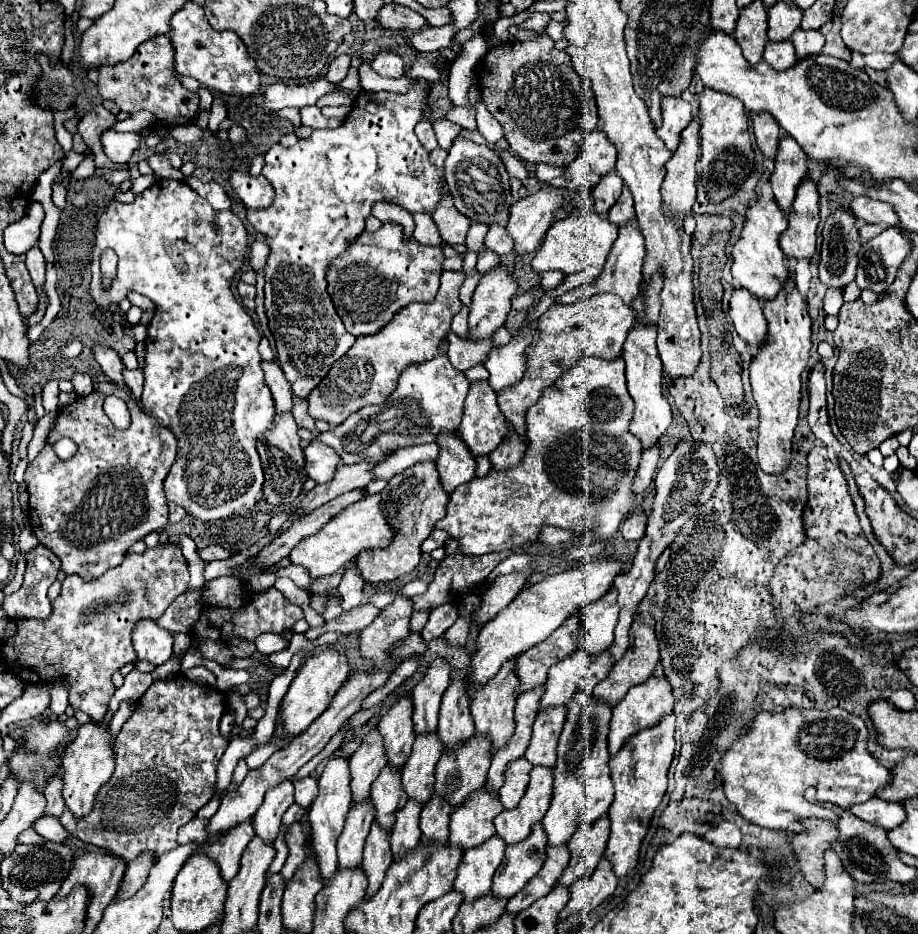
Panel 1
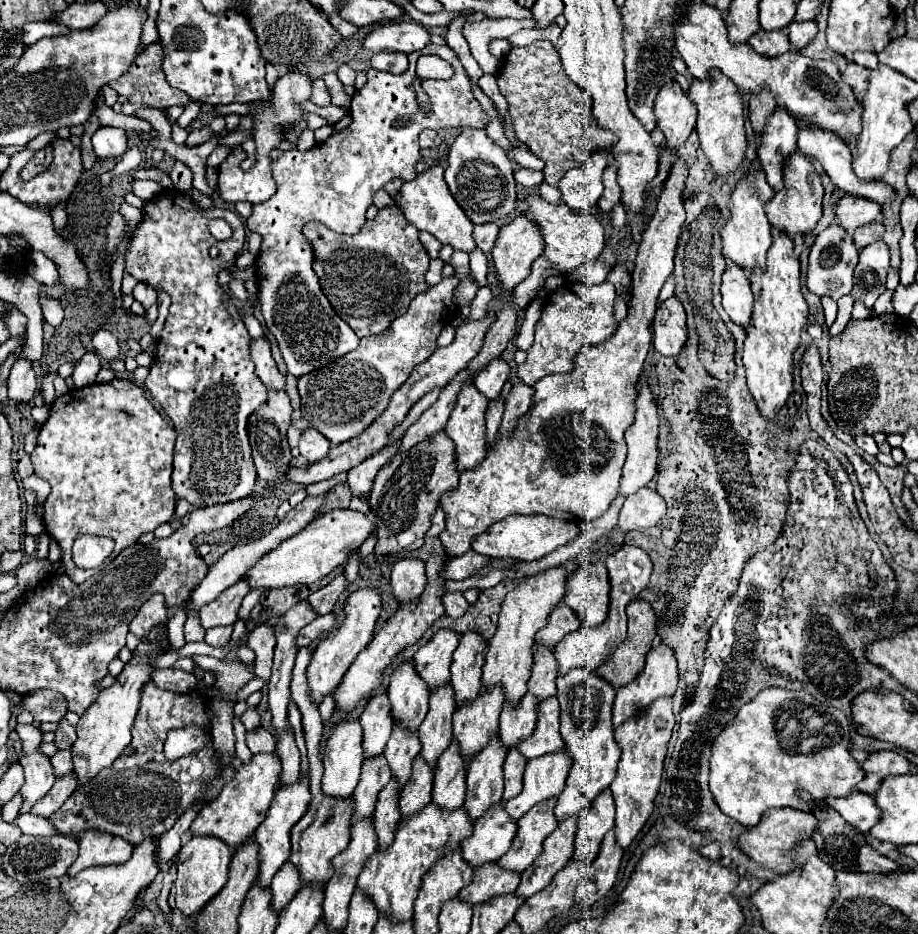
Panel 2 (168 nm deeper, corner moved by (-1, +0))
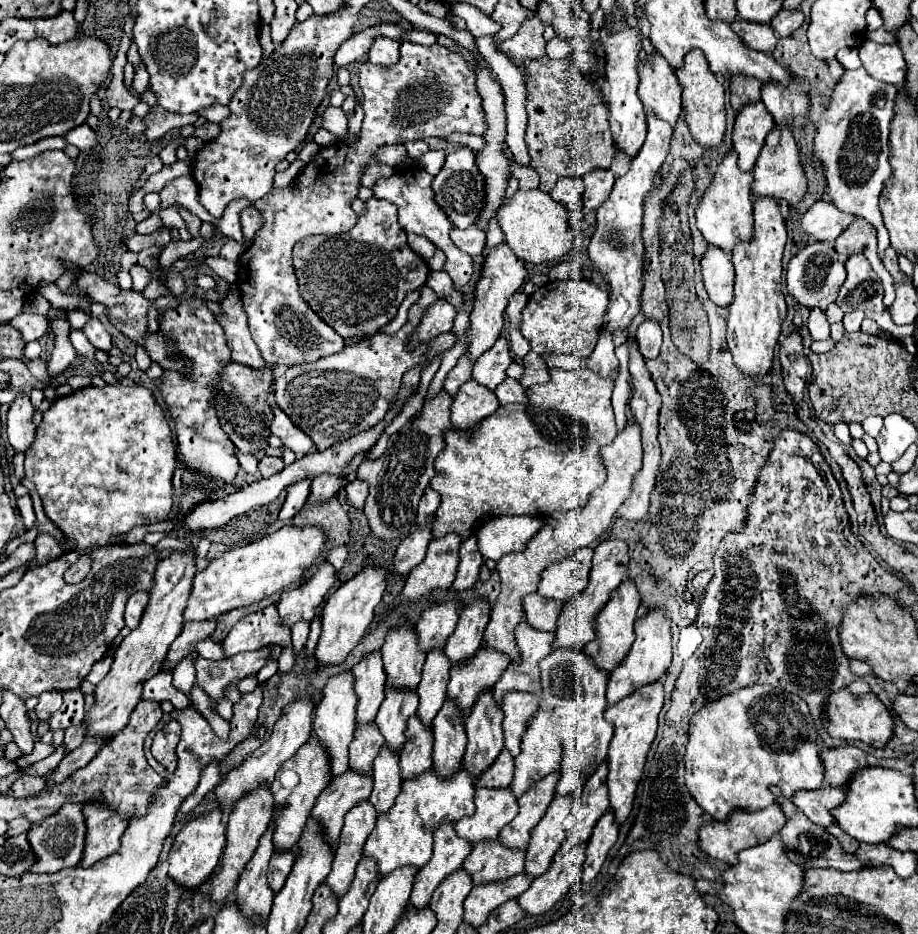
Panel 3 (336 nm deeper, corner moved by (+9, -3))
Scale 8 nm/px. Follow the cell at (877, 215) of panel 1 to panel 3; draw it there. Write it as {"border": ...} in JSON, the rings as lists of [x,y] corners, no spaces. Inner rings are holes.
{"border":[[[832,201],[814,203],[800,219],[802,229],[816,241],[834,243],[836,237],[854,221],[852,213],[840,211]]]}

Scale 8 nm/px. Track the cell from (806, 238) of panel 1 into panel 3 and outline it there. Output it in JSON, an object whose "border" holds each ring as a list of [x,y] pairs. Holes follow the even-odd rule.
{"border":[[[774,127],[772,133],[766,137],[764,149],[756,161],[754,169],[754,197],[772,197],[774,201],[784,201],[788,207],[796,207],[808,193],[808,179],[800,161],[800,149],[792,137],[792,131]]]}

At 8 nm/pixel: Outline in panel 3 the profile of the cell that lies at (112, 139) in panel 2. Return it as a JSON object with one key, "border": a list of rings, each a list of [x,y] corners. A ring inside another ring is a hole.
{"border":[[[84,123],[84,125],[80,125],[78,129],[72,129],[72,133],[66,133],[64,135],[66,137],[66,141],[68,143],[72,143],[72,145],[76,145],[80,151],[90,151],[92,147],[96,147],[96,133]]]}

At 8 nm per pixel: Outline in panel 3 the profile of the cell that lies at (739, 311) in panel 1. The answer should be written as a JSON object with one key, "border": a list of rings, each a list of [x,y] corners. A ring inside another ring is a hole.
{"border":[[[708,247],[702,259],[702,277],[712,303],[722,309],[730,307],[734,297],[734,265],[730,255],[716,247]]]}

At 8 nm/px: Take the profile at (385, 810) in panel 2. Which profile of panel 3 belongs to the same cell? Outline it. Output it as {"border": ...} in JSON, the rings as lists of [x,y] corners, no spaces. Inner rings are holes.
{"border":[[[380,749],[380,757],[376,757],[376,765],[372,769],[372,779],[374,789],[368,801],[376,807],[378,813],[388,813],[388,809],[394,807],[402,787],[402,779],[398,775],[398,755]]]}

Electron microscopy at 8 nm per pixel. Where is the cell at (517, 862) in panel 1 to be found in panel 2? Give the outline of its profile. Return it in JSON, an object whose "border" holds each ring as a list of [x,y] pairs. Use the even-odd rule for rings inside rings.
{"border":[[[556,796],[546,802],[538,802],[538,806],[532,806],[518,820],[518,834],[510,850],[498,860],[502,868],[524,872],[536,860],[536,856],[542,852],[544,838],[558,826],[558,820],[554,818],[554,806]]]}

